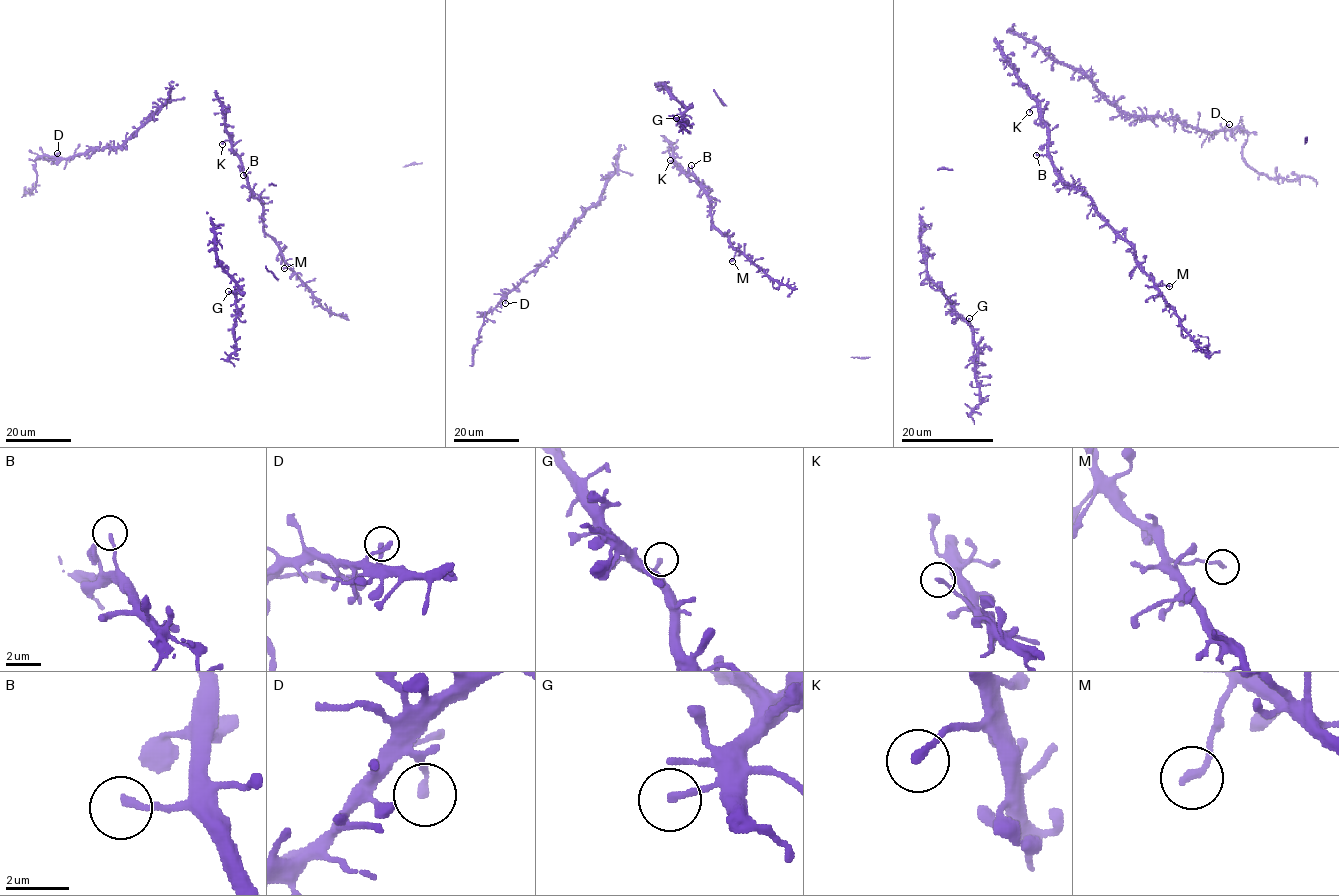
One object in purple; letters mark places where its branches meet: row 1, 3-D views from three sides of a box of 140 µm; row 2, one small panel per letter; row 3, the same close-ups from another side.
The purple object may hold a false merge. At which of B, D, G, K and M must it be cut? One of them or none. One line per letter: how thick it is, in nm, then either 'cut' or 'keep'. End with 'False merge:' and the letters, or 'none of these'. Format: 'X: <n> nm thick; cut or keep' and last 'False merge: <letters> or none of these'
B: 240 nm thick; keep
D: 280 nm thick; keep
G: 280 nm thick; keep
K: 240 nm thick; keep
M: 280 nm thick; keep
False merge: none of these

